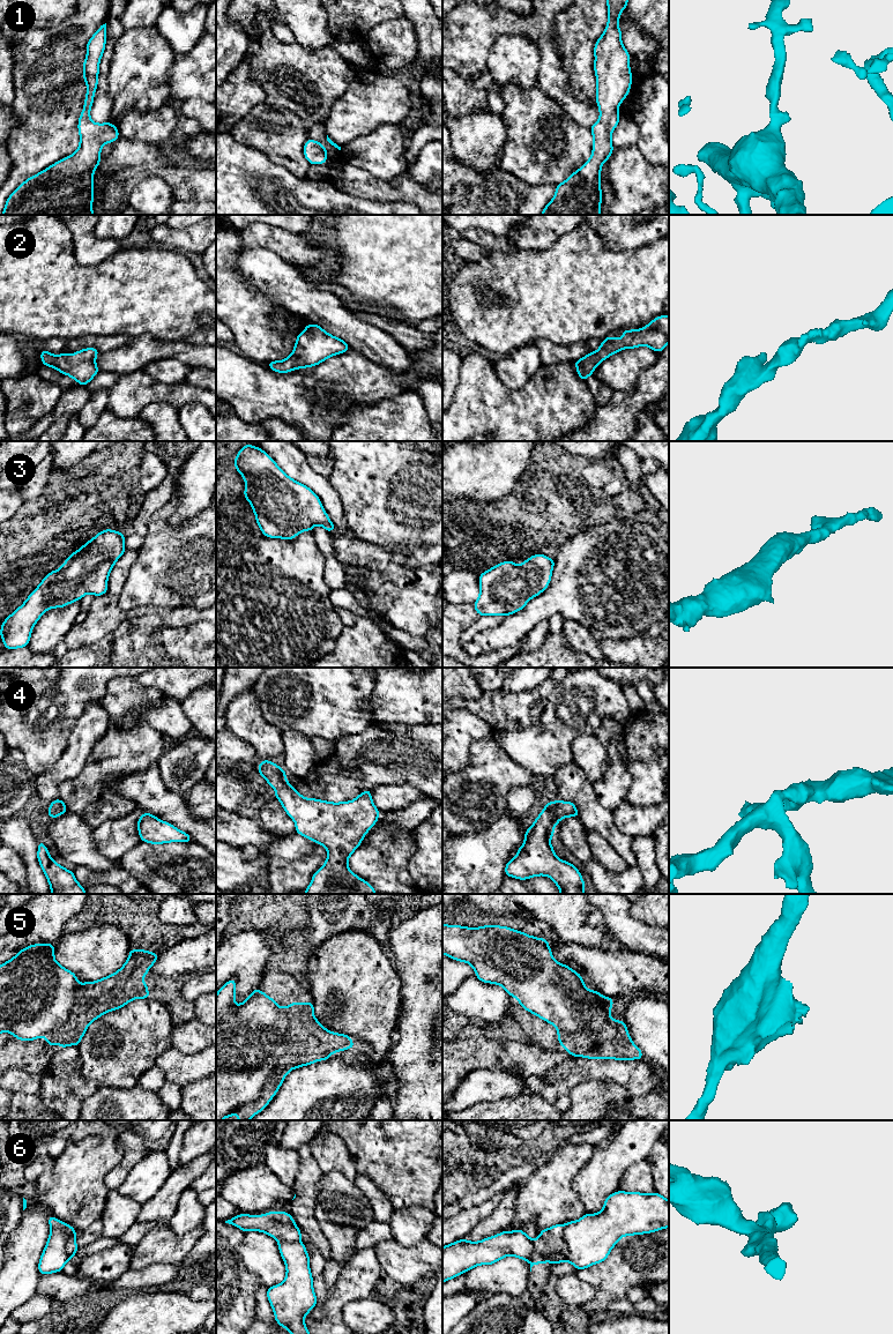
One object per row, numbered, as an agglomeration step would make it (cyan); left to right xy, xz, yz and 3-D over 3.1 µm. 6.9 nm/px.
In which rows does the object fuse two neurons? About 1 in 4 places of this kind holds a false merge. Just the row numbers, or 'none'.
6

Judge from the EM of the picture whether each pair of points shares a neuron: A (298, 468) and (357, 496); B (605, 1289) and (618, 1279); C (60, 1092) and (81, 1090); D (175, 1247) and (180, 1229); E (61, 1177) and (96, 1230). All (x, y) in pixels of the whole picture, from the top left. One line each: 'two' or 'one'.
A: two
B: one
C: one
D: two
E: two

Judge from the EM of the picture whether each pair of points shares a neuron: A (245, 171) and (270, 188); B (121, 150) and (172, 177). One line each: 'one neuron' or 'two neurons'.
A: one neuron
B: one neuron

